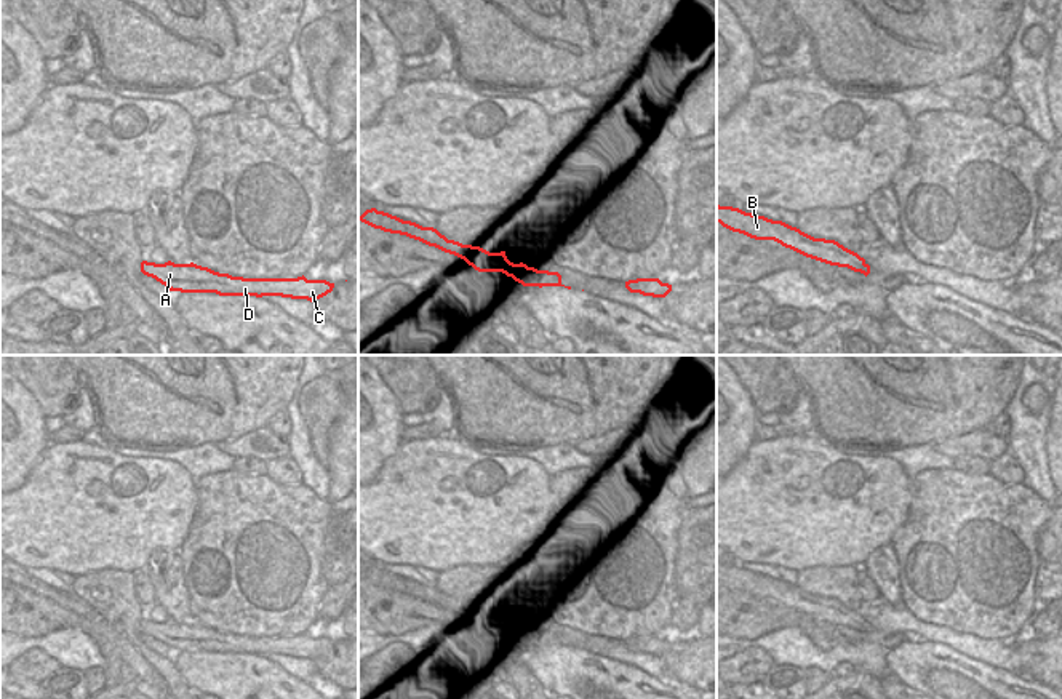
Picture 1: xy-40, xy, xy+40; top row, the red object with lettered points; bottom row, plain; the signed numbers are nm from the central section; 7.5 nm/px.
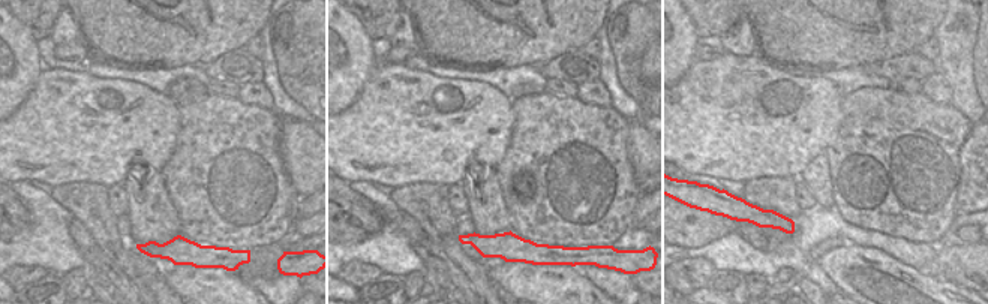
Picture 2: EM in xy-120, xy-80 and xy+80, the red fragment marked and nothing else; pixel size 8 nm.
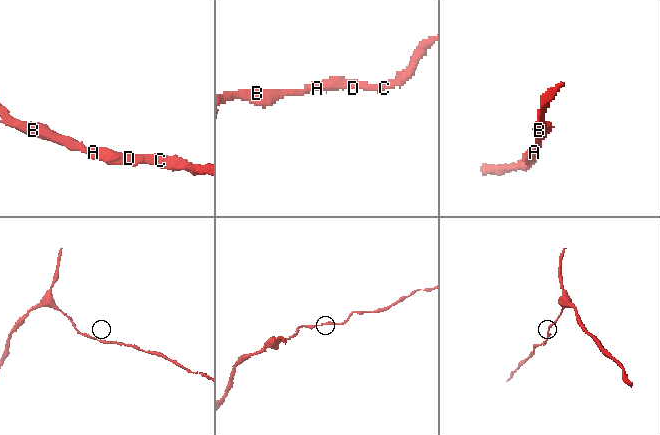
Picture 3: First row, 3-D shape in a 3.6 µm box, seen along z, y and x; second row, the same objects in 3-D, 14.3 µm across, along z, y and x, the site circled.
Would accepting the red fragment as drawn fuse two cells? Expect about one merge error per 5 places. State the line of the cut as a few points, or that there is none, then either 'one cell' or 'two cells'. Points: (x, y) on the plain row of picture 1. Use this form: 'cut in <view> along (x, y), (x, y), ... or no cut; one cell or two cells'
no cut; one cell

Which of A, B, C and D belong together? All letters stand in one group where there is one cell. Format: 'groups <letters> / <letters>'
groups A B C D

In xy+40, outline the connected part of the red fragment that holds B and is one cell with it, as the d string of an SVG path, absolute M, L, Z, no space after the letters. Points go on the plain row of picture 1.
M717 563L717 581L755 598L774 598L806 616L830 624L848 625L865 635L870 632L870 624L857 611L835 598L814 597L782 579L773 579L765 574L745 571L739 566Z

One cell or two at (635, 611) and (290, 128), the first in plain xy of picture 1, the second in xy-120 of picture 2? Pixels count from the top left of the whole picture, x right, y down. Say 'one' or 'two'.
two

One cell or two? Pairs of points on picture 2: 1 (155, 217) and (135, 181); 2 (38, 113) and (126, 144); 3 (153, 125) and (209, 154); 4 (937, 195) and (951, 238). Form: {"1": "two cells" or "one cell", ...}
{"1": "one cell", "2": "one cell", "3": "two cells", "4": "two cells"}

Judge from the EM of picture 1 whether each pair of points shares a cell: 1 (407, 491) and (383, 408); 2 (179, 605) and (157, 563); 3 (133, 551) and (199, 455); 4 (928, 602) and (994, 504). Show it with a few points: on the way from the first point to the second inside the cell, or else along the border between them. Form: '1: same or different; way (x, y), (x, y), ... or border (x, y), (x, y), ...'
1: different; border (403, 440), (384, 461), (375, 480)
2: same; way (173, 595), (168, 583), (159, 573)
3: different; border (152, 456), (176, 461), (194, 480)
4: same; way (949, 578), (966, 560), (973, 528)

